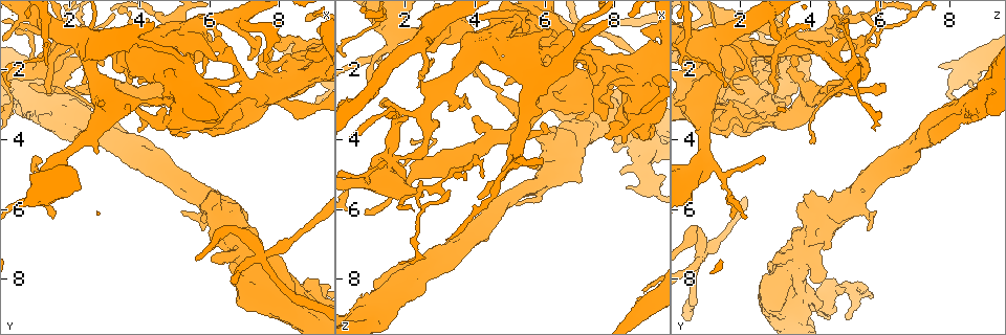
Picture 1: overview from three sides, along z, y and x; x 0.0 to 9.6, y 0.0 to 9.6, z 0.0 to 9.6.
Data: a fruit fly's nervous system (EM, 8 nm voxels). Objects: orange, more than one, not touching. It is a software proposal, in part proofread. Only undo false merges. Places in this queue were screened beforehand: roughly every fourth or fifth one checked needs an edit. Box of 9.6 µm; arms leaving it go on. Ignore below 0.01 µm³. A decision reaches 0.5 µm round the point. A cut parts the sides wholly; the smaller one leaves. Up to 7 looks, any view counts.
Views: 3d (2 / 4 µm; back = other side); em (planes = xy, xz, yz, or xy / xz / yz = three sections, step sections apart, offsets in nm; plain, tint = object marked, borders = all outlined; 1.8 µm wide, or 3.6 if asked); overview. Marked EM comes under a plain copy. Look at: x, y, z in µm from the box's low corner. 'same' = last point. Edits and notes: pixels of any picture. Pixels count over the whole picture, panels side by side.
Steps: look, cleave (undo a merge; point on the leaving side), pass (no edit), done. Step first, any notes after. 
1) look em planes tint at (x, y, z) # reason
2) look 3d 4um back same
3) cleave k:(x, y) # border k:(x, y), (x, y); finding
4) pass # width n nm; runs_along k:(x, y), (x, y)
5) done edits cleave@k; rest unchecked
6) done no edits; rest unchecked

look em planes tint at (1.45, 3.00, 8.50) # abrupt turn

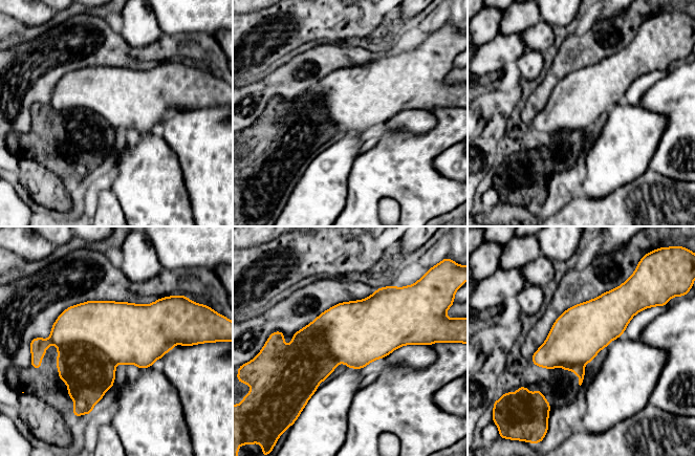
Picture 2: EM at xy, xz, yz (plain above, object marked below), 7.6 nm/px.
cleave 2:(88, 371) # border 2:(58, 344), (92, 344), (114, 364); two cells meet here

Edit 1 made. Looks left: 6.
look em 3.6um planes tint at (6.90, 7.25, 3.55) # calibre changes

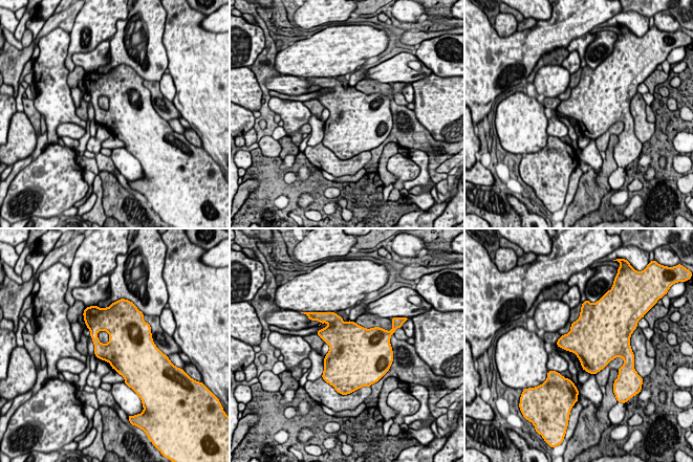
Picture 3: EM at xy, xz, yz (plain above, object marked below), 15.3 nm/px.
pass # all the same cell

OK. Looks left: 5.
look em yz step 8 tint at (2.35, 1.05, 1.20) # looks like a crossing

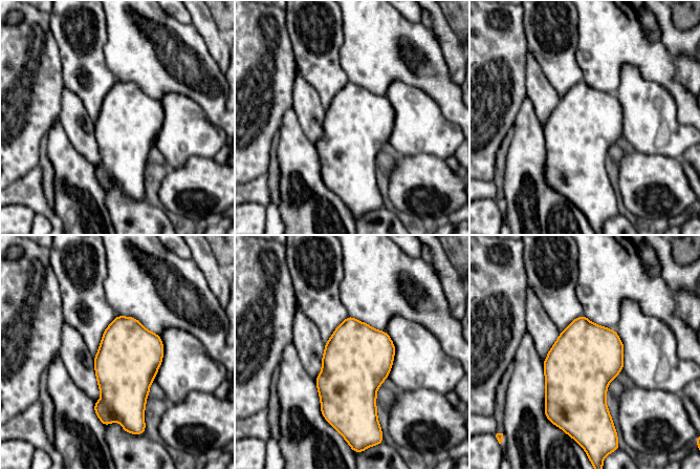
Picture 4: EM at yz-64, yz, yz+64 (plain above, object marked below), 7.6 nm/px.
look em planes tint same # another direction

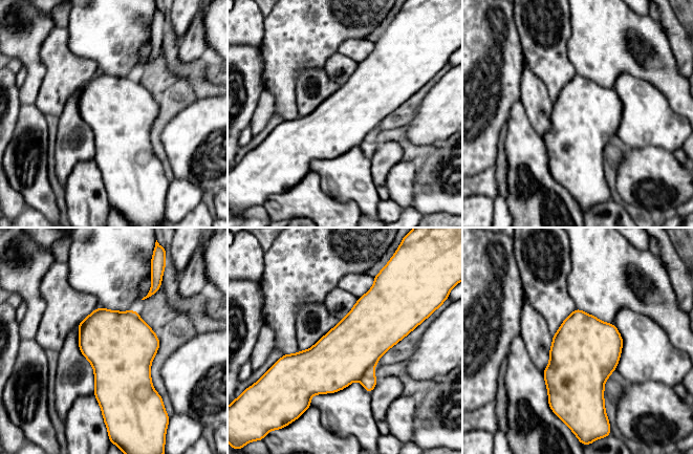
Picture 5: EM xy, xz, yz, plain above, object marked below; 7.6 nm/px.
cleave 5:(348, 351) # width 440 nm; border 5:(375, 377), (366, 373), (360, 381); two cells meet here

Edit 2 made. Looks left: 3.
done edits cleave@2, cleave@5; rest unchecked

